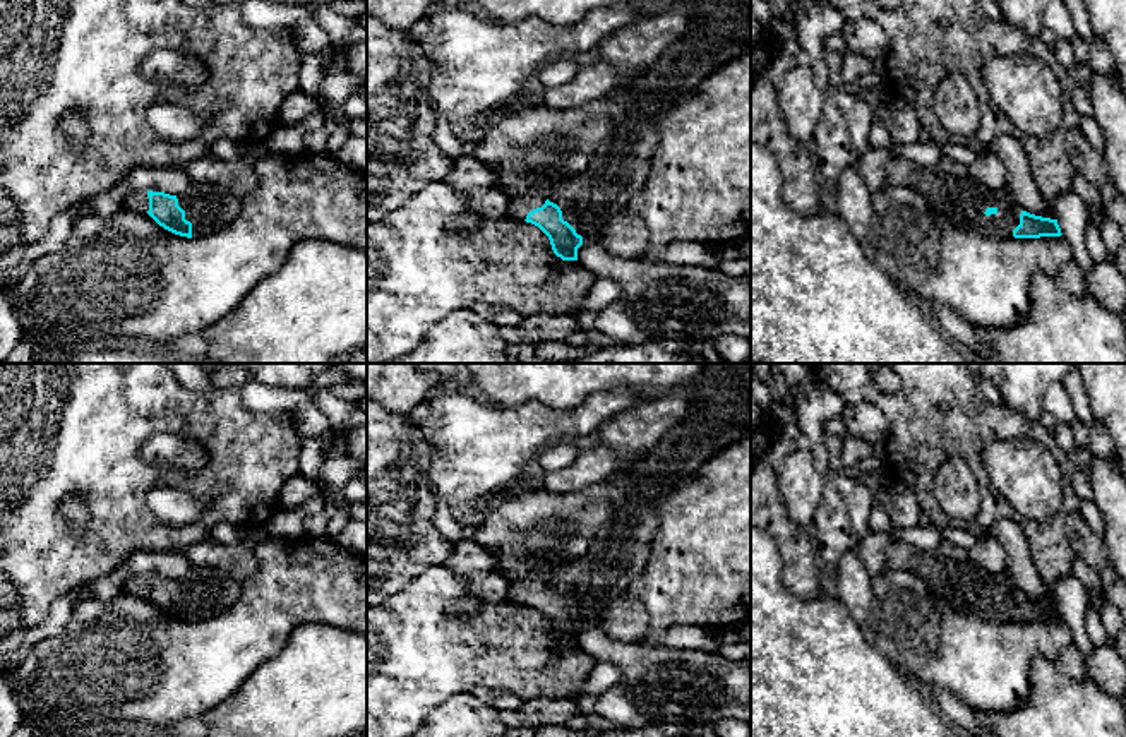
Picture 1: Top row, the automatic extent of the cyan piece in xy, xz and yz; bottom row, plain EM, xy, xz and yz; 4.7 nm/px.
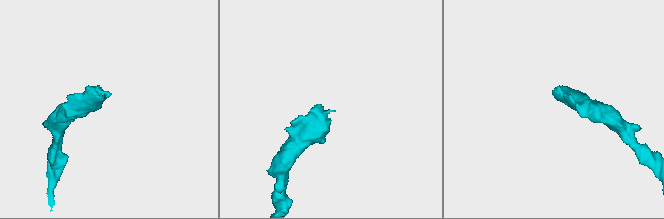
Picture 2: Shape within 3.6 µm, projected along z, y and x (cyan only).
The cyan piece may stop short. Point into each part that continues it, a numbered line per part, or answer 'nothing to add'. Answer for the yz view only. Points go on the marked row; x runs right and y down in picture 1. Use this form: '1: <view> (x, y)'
1: yz (962, 199)

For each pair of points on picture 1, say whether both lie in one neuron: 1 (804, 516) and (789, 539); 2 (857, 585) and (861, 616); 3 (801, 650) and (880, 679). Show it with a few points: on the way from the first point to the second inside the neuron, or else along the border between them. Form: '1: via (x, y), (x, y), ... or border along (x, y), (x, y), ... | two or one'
1: border along (780, 489), (789, 516), (809, 530) | two
2: via (857, 592), (861, 609) | one
3: via (820, 669), (830, 679), (861, 679) | one

